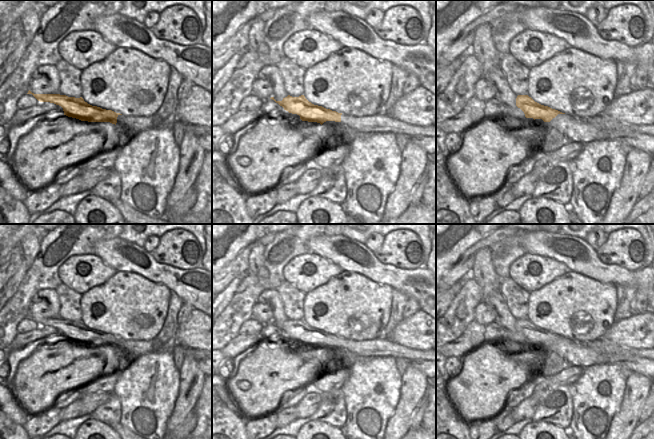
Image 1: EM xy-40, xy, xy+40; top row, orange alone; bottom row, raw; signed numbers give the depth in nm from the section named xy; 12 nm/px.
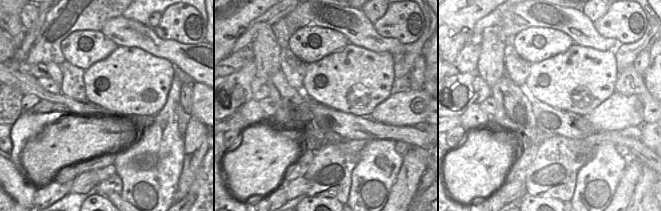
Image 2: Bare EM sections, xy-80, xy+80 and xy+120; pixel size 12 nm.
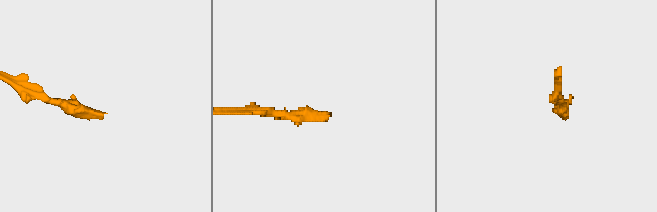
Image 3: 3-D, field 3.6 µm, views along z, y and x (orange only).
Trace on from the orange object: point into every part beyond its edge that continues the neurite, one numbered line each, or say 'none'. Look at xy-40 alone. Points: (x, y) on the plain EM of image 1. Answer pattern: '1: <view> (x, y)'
1: xy-40 (137, 348)

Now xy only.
1: xy (380, 347)

